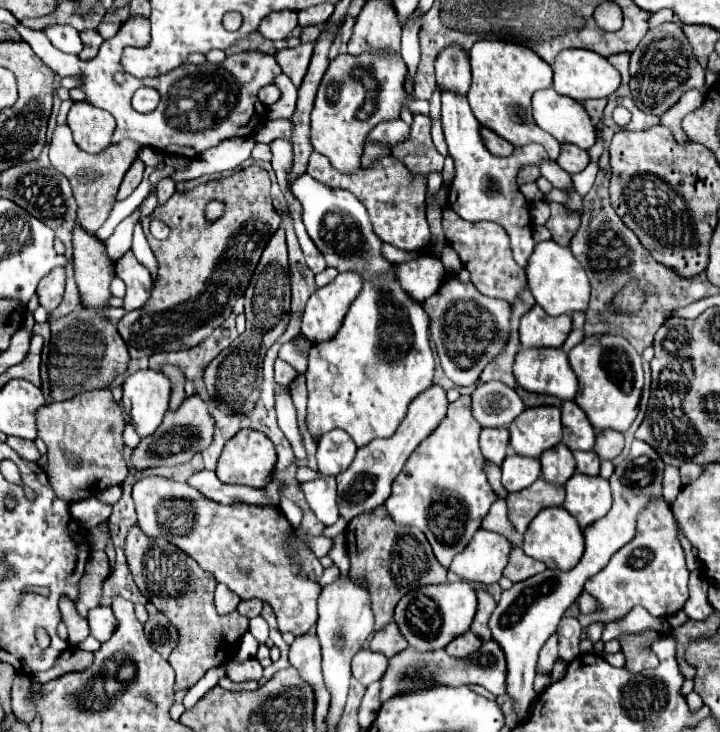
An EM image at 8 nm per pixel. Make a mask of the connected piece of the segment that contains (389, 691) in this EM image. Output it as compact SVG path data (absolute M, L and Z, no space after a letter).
M487 641L481 645L481 649L473 655L467 657L465 661L457 661L449 657L445 651L441 653L417 653L415 649L405 649L389 659L389 667L383 675L383 685L381 685L381 701L393 697L393 693L401 693L401 689L415 689L419 685L431 685L431 683L443 683L443 685L483 685L487 691L501 695L505 693L505 683L507 683L507 661L505 653L499 647L497 641Z

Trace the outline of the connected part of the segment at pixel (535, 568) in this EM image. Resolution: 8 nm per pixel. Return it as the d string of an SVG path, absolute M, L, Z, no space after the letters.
M513 547L511 553L509 553L509 563L507 563L503 575L507 579L511 579L513 583L517 583L517 581L529 579L529 577L533 577L533 575L537 575L541 571L545 571L545 565L543 563L539 563L535 559L529 559L523 553L521 547Z

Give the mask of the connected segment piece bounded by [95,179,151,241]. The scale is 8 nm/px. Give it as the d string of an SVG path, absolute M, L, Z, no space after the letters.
M143 179L141 183L139 183L139 187L125 199L125 201L117 201L115 203L115 207L113 207L113 211L111 211L111 215L109 215L109 219L103 223L103 227L101 229L97 229L97 239L101 239L101 241L105 241L111 233L113 233L113 229L127 217L127 215L131 215L141 203L143 203L143 199L147 197L147 193L149 193L149 181L147 179Z

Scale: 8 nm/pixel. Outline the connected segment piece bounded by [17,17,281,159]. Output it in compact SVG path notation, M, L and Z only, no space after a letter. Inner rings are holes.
M129 17L119 33L103 41L99 53L89 59L81 61L77 55L61 53L51 45L51 41L45 37L43 31L33 31L27 27L17 29L27 41L35 55L45 61L57 75L61 77L73 77L79 81L77 89L81 89L87 95L87 103L93 107L109 111L115 121L117 129L113 133L113 143L119 143L123 139L137 141L141 145L159 149L169 155L189 157L195 159L203 151L217 147L221 141L229 137L251 137L259 127L261 121L265 121L265 105L257 99L257 91L263 85L273 83L273 79L281 73L281 67L273 59L273 55L265 55L259 51L245 51L229 55L223 63L203 63L203 65L191 65L185 63L179 69L169 71L167 75L153 77L153 79L137 79L123 71L119 59L125 45L145 45L145 35L149 35L149 19L147 17ZM139 85L149 85L161 91L161 103L159 109L151 113L139 113L131 105L133 93L139 89Z

